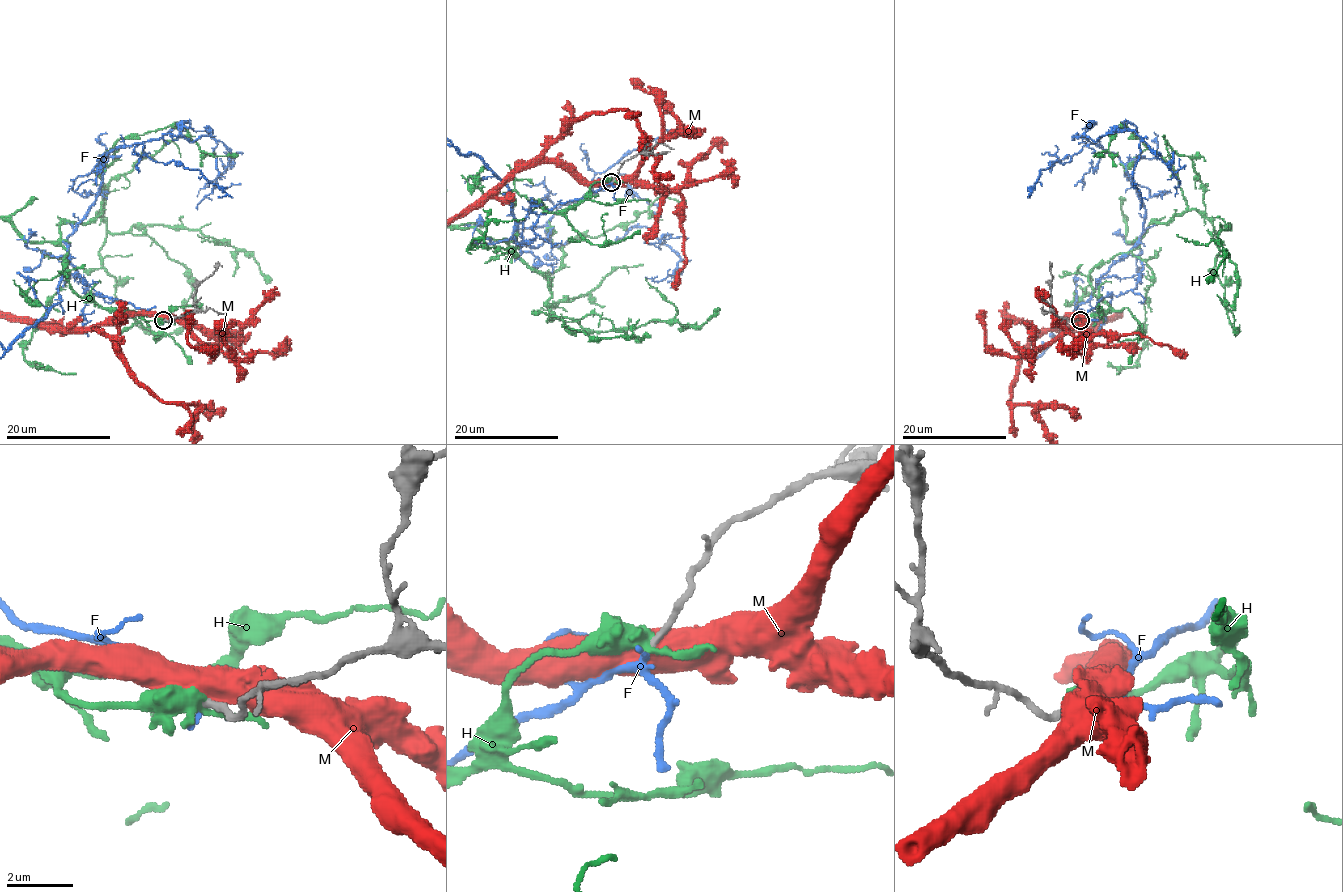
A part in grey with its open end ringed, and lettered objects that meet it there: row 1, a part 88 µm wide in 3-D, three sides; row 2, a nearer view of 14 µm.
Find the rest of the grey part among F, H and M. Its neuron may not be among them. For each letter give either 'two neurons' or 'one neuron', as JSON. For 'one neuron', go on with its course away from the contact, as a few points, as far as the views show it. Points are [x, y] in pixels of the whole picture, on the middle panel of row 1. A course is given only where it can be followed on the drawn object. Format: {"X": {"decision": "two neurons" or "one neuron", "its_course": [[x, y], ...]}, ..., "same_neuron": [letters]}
{"F": {"decision": "one neuron"}, "H": {"decision": "two neurons"}, "M": {"decision": "two neurons"}, "same_neuron": ["F"]}

